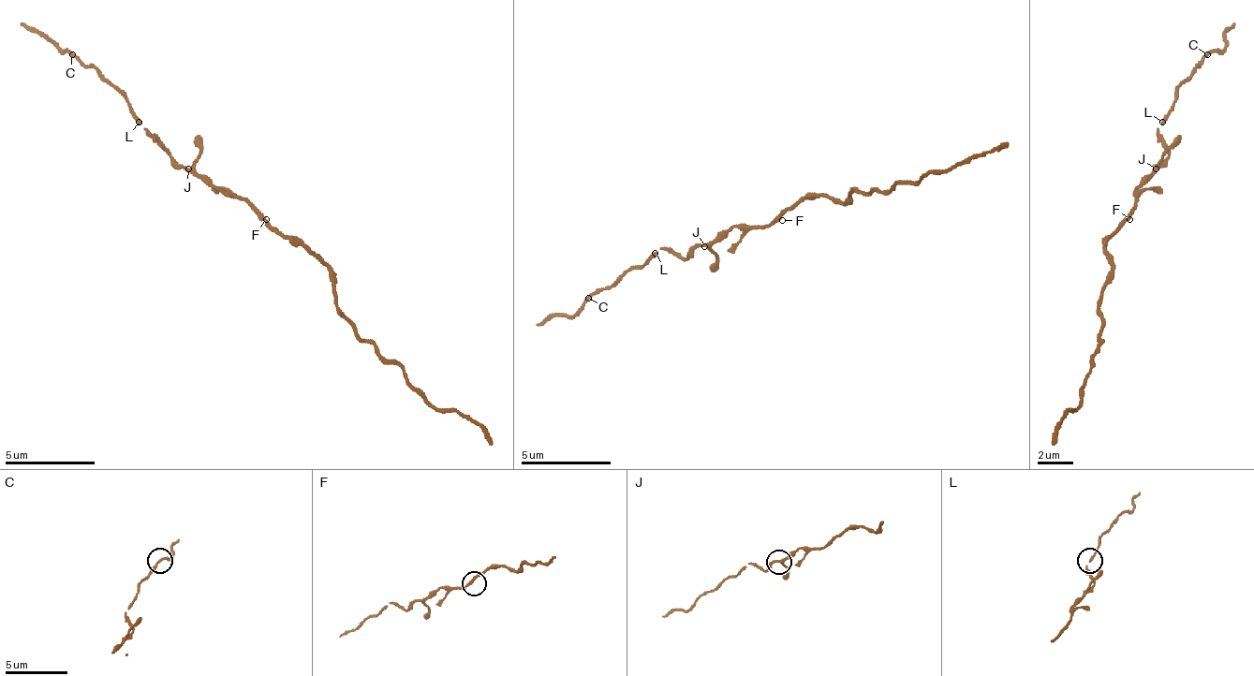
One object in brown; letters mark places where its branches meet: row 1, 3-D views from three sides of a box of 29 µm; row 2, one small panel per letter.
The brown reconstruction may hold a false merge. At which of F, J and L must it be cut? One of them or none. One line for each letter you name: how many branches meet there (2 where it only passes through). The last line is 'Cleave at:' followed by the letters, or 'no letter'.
Cleave at: no letter

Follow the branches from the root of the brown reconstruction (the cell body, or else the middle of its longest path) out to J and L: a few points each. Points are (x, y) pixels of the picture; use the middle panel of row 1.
J: (777, 215), (768, 225), (737, 225), (732, 229), (724, 229), (705, 247)
L: (777, 215), (768, 225), (737, 225), (724, 229), (687, 256), (674, 256), (660, 247), (656, 252)

